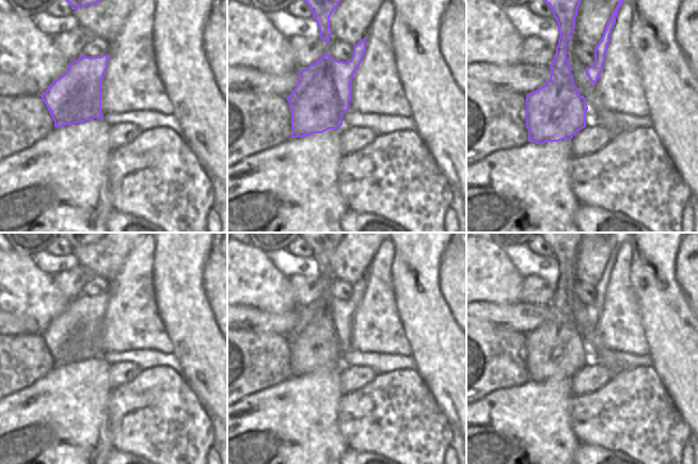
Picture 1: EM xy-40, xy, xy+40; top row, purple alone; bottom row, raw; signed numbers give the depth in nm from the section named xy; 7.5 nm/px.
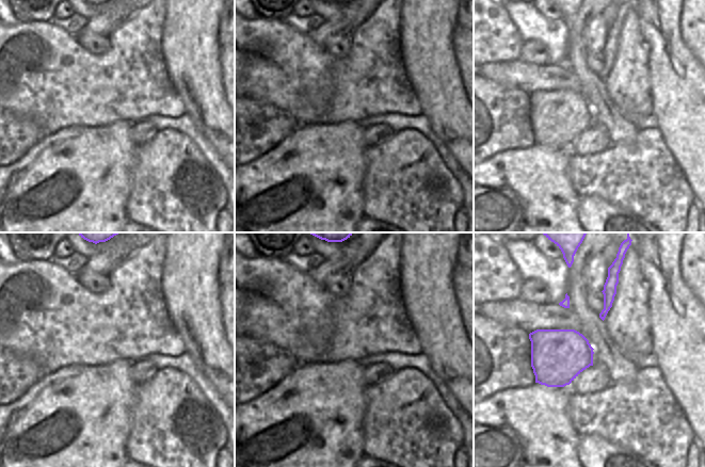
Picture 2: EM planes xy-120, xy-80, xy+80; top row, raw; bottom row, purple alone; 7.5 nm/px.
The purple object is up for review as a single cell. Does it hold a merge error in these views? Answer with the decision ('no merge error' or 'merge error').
no merge error

